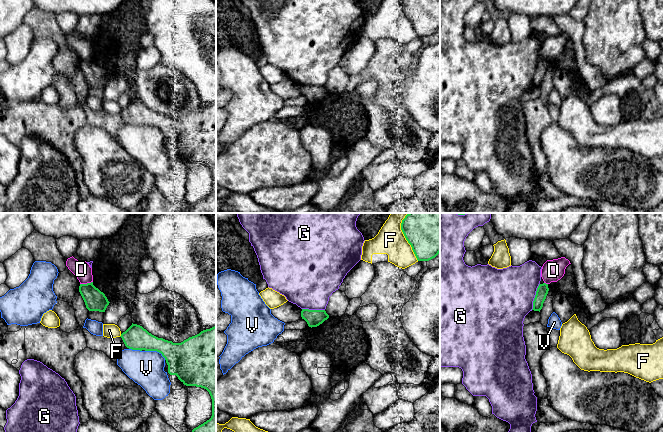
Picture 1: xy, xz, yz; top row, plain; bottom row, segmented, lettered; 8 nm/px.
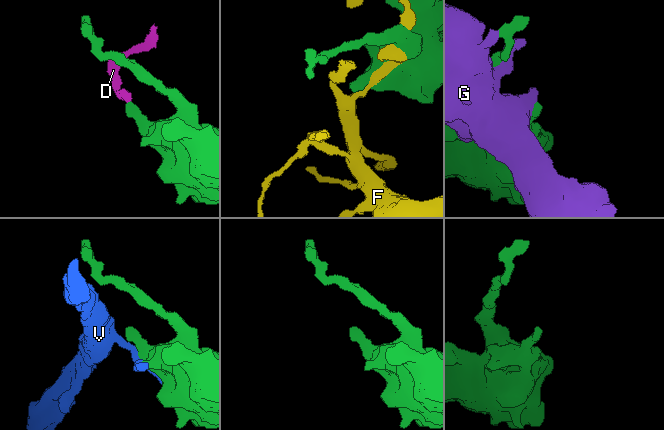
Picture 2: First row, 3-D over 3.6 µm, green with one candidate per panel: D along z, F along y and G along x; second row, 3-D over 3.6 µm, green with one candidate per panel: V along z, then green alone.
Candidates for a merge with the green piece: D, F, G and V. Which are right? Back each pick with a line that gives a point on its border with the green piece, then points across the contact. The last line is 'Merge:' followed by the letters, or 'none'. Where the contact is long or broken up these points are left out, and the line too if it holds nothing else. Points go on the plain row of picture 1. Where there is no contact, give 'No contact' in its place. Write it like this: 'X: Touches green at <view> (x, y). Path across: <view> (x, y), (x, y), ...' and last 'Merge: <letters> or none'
Merge: none

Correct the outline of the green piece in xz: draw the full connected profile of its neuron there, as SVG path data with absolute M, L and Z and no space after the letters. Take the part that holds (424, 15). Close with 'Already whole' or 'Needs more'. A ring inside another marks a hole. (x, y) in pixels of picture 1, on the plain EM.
M401 0L401 6L418 37L429 37L440 29L440 0Z. Already whole

